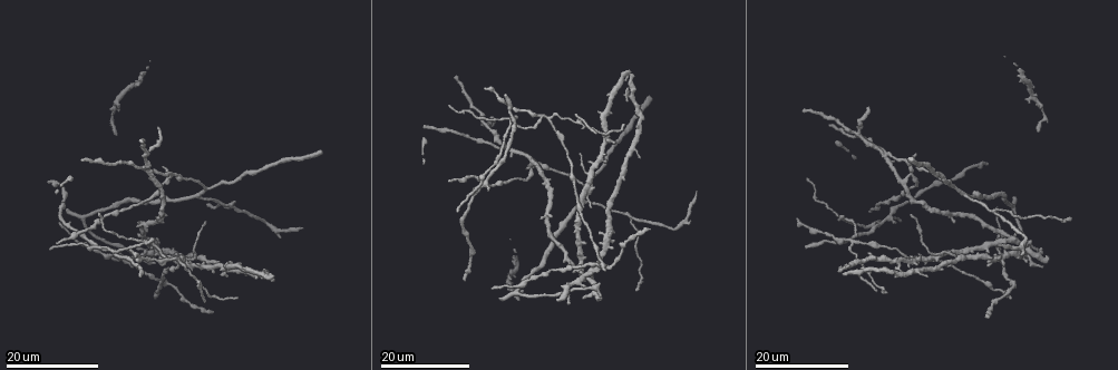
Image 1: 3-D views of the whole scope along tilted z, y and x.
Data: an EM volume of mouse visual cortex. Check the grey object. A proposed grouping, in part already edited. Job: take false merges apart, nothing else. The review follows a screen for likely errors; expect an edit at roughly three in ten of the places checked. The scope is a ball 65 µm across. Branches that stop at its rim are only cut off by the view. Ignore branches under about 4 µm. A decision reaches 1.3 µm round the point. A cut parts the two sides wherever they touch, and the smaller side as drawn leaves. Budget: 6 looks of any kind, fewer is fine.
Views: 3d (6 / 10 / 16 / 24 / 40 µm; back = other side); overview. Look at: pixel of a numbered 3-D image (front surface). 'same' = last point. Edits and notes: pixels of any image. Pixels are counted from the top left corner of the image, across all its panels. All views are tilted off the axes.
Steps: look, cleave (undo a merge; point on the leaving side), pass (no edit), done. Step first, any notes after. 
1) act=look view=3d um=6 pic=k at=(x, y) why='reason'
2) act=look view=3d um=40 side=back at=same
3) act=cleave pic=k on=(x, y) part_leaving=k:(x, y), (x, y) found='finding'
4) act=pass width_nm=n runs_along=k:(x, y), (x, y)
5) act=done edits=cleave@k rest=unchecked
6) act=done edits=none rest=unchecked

act=look view=3d um=16 pic=1 at=(940, 255) why='looks like a crossing'

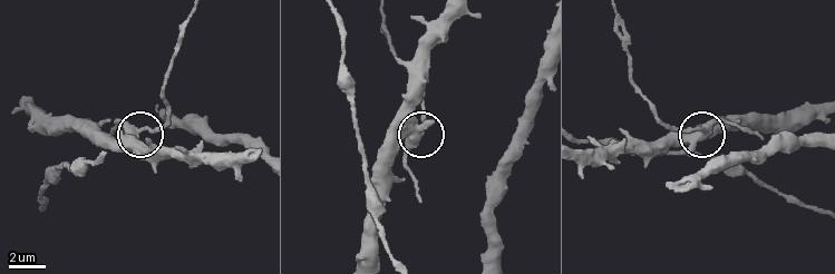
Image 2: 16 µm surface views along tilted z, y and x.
act=look view=3d um=6 pic=2 at=(699, 133)

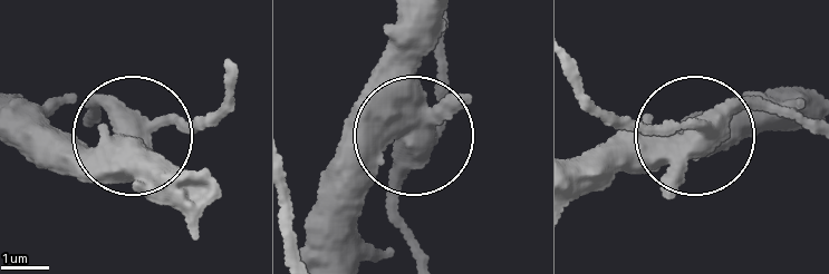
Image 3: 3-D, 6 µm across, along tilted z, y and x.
act=cleave pic=3 on=(195, 126) arms=4 found='a second neuron is stuck on'

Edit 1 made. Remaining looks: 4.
act=look view=overview

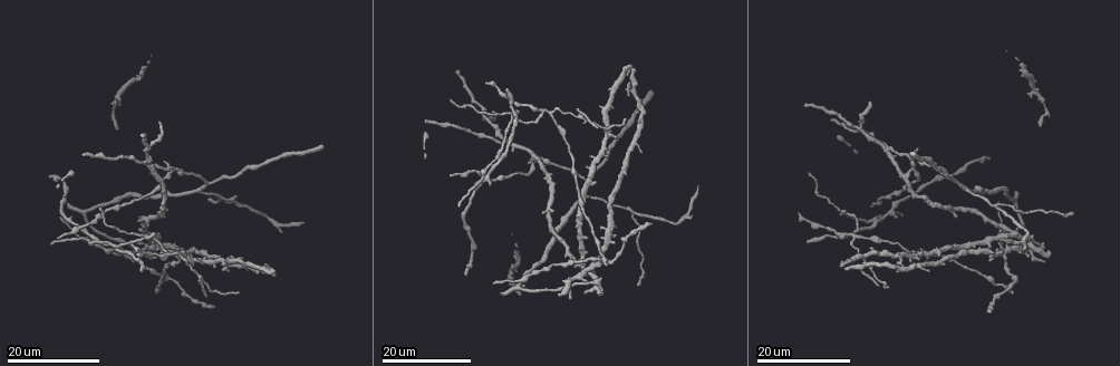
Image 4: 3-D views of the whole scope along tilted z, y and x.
act=look view=3d um=24 pic=4 at=(627, 210) why='branch point'

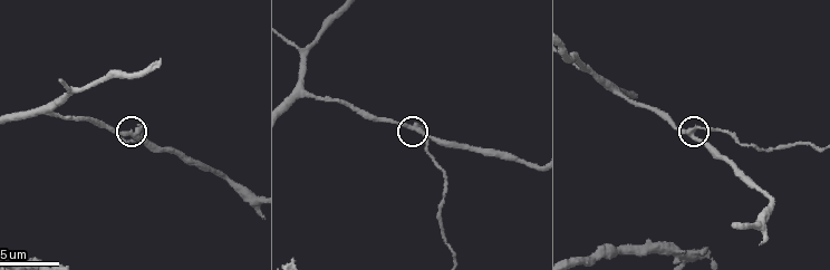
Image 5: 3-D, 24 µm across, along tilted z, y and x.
act=look view=3d um=10 pic=5 at=(136, 128)

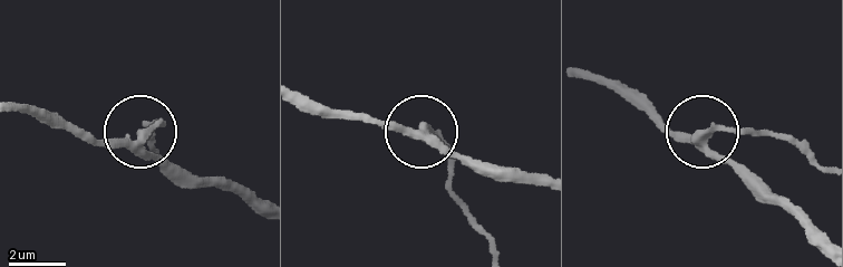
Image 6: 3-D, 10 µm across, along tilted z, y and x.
act=cleave pic=6 on=(735, 133) part_leaving=6:(701, 139), (724, 130), (774, 133), (824, 168) found='two neurons meet here'

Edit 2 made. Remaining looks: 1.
act=done edits=cleave@3,cleave@6 rest=unchecked

